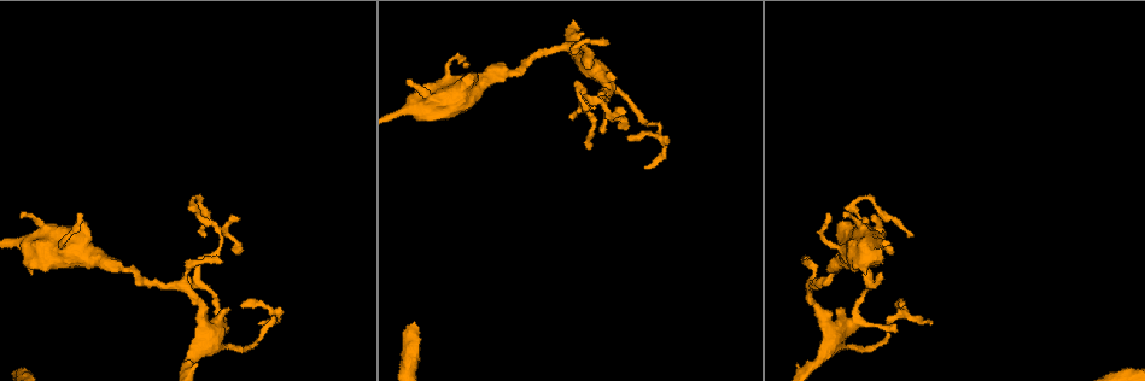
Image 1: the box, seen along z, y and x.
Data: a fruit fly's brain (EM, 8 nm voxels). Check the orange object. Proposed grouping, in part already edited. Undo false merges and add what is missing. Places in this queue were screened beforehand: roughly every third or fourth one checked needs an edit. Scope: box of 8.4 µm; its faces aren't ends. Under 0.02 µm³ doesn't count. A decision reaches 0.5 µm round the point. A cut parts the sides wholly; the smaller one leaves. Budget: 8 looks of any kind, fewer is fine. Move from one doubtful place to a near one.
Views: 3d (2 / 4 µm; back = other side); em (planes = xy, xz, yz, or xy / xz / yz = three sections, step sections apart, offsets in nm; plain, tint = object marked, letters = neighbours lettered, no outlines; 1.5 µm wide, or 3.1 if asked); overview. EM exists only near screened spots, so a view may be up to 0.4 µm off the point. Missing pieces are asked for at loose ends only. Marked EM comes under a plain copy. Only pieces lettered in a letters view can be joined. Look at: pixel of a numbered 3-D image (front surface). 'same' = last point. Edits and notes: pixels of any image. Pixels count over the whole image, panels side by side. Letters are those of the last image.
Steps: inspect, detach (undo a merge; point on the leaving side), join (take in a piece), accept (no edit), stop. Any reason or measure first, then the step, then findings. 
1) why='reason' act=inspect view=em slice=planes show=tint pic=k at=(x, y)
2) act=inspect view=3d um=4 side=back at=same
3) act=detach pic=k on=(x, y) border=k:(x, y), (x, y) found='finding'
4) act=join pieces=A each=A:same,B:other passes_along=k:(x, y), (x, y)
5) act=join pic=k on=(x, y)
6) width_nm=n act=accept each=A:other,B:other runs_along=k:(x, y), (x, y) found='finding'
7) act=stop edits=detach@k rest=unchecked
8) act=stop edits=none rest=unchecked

why='tapers out' act=inspect view=3d um=4 pic=1 at=(82, 213)

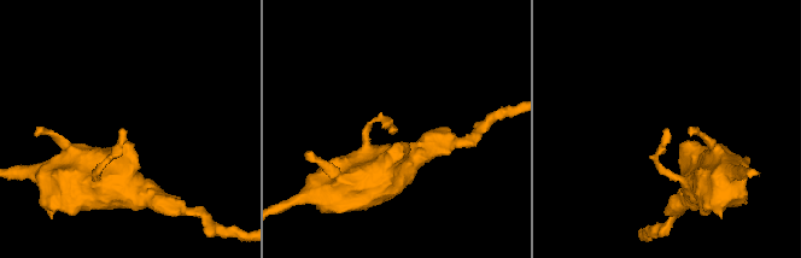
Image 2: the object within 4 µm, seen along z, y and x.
act=inspect view=em slice=xy step=4 show=letters pic=2 at=(391, 132)

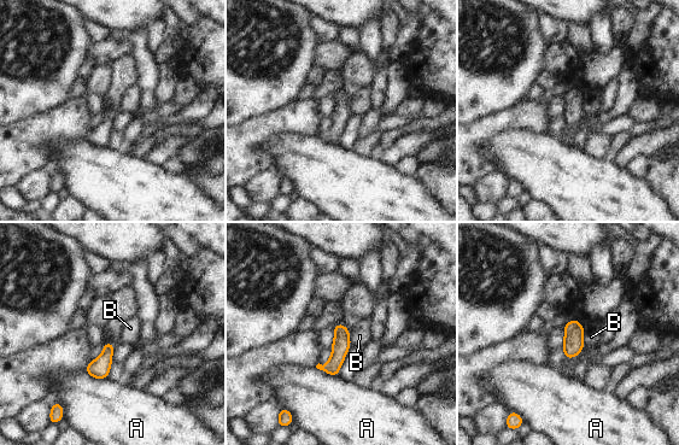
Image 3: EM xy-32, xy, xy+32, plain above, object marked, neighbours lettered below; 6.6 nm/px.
act=inspect view=em slice=planes show=letters at=same

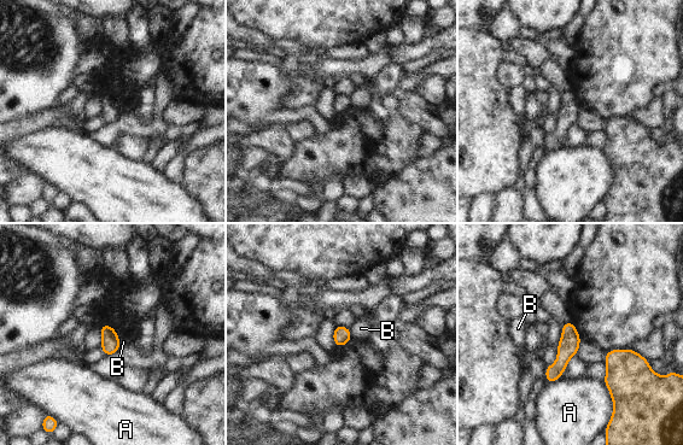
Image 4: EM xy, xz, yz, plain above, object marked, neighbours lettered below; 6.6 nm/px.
width_nm=120 act=accept each=A:other,B:other runs_along=4:(568, 325), (568, 346), (549, 379) found='no lettered piece goes on from it'

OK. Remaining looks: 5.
why='stops while still wide' act=inspect view=em slice=planes show=letters pic=1 at=(31, 273)

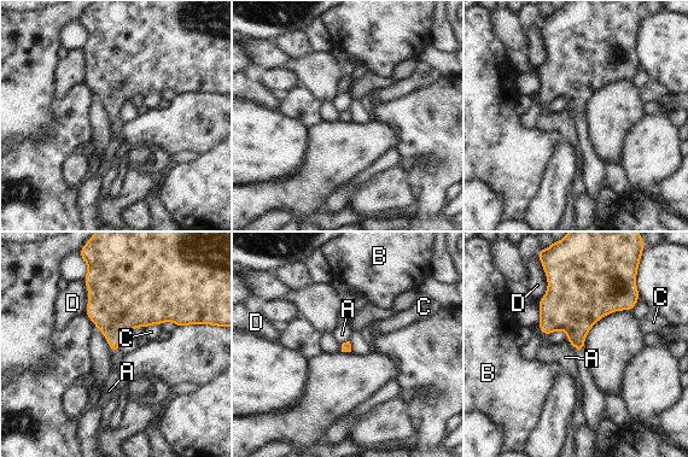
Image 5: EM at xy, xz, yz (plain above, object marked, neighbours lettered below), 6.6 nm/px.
act=accept each=A:other,B:other,C:other,D:other found='none of them fits'

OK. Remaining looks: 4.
why='branch stops here' act=inspect view=3d um=2 pic=1 at=(879, 218)

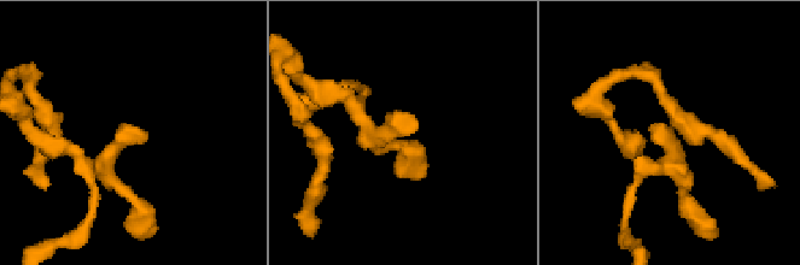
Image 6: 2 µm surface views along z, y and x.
act=inspect view=em slice=planes show=tint pic=6 at=(417, 128)

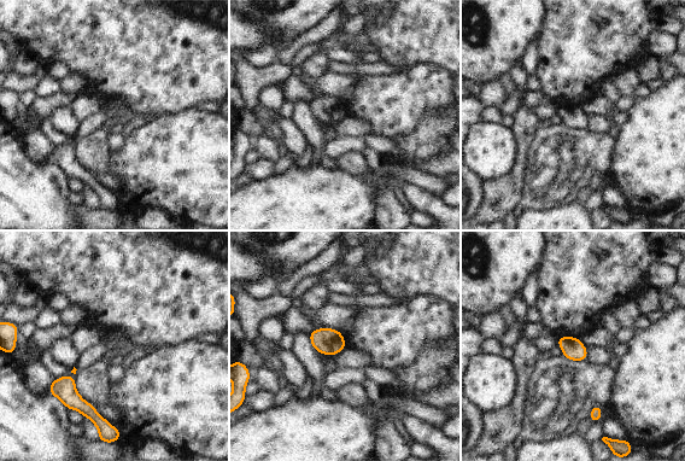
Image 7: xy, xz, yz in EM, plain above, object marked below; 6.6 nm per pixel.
why='see the neighbours' act=inspect view=em slice=planes show=letters at=same

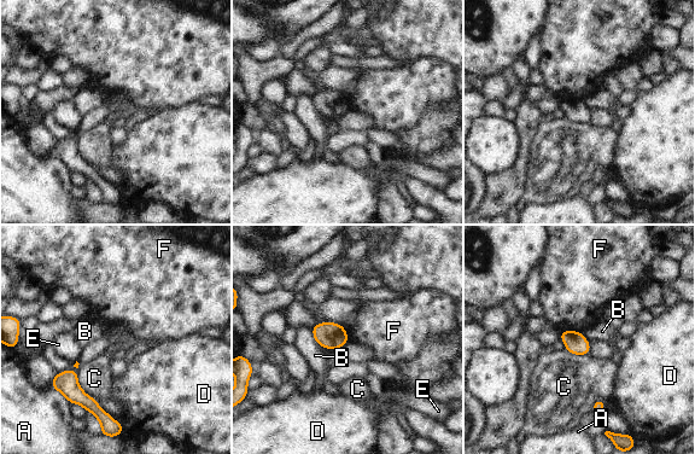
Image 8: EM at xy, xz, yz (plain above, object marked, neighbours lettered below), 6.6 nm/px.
width_nm=140 act=accept each=A:other,B:other,C:other,D:other,E:other,F:other found='none of them fits'

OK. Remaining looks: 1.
act=stop edits=none rest=unchecked

